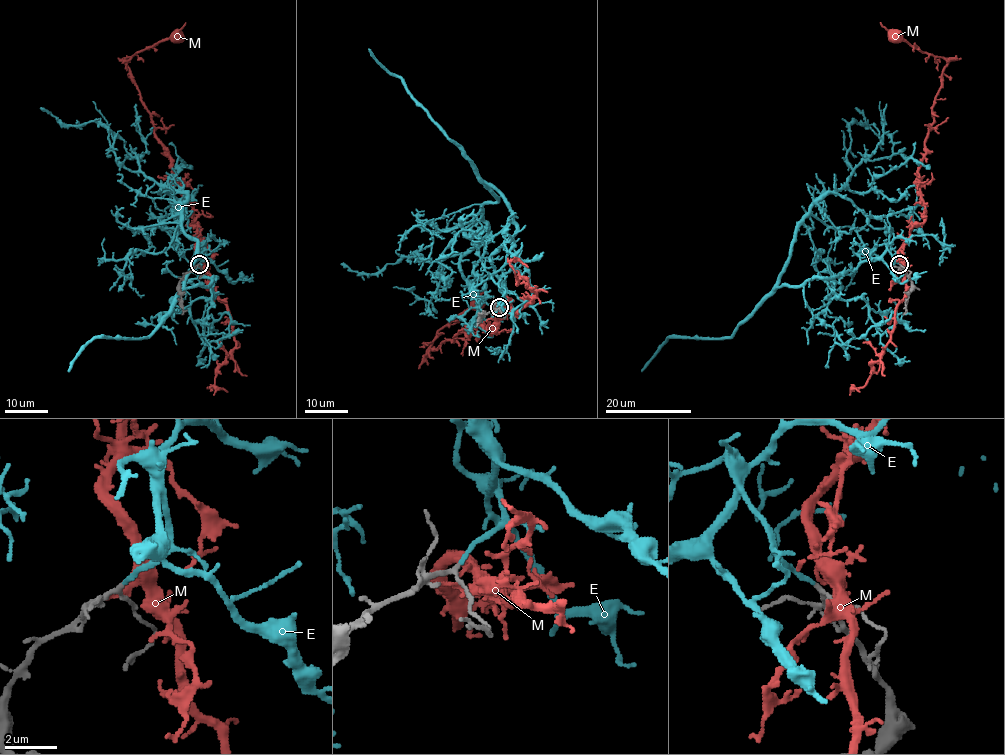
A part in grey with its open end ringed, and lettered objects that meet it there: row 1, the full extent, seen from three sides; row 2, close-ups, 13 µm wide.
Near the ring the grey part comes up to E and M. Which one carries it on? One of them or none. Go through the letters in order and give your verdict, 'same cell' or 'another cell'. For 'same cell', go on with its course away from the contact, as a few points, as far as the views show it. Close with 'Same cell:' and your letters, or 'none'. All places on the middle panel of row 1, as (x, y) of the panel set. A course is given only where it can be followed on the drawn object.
E: same cell | via (499, 307), (490, 256), (516, 222), (487, 184), (487, 230), (465, 252), (376, 274), (340, 264)
M: another cell
Same cell: E

